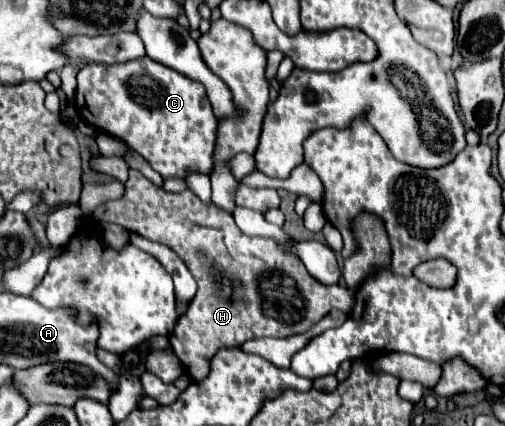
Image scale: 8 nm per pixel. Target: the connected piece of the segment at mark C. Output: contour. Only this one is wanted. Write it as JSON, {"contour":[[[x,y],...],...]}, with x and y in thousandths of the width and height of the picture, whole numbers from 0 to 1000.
{"contour":[[[285,131],[261,146],[242,150],[178,150],[154,169],[154,207],[150,207],[150,258],[158,282],[202,305],[214,319],[230,319],[246,329],[257,347],[265,347],[277,366],[293,376],[293,385],[325,418],[356,418],[364,423],[372,404],[420,408],[424,399],[424,347],[428,347],[428,305],[432,282],[416,263],[416,239],[408,235],[408,216],[400,197],[368,183],[364,174],[305,146]]]}

